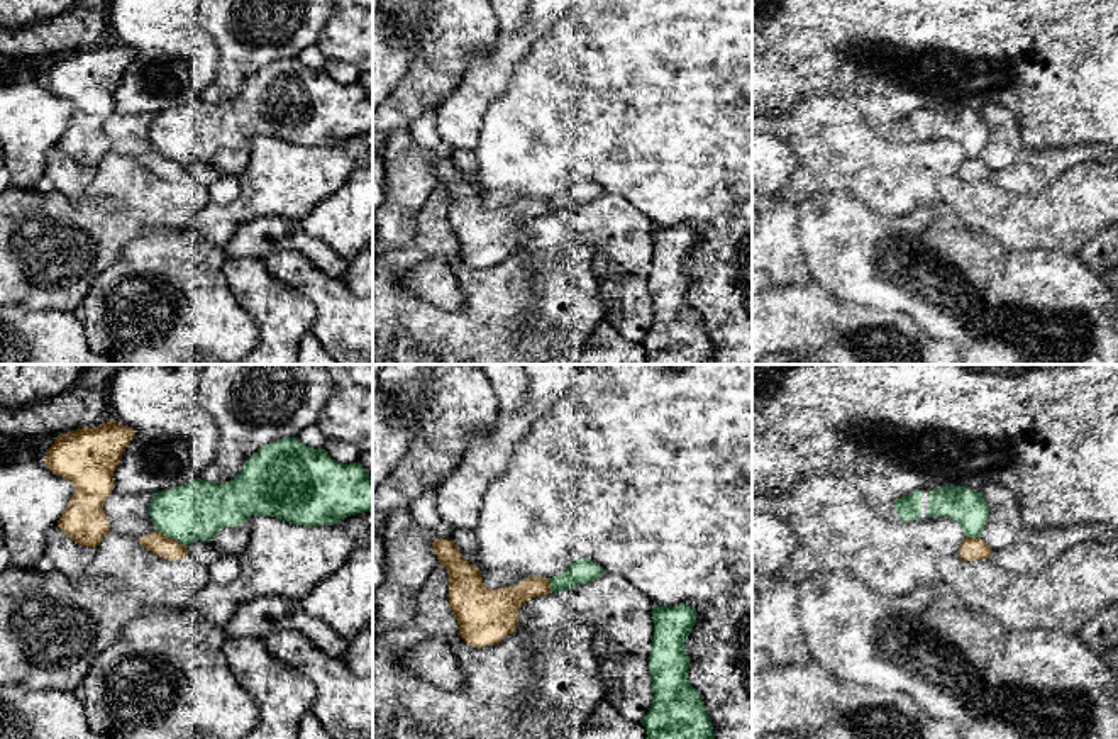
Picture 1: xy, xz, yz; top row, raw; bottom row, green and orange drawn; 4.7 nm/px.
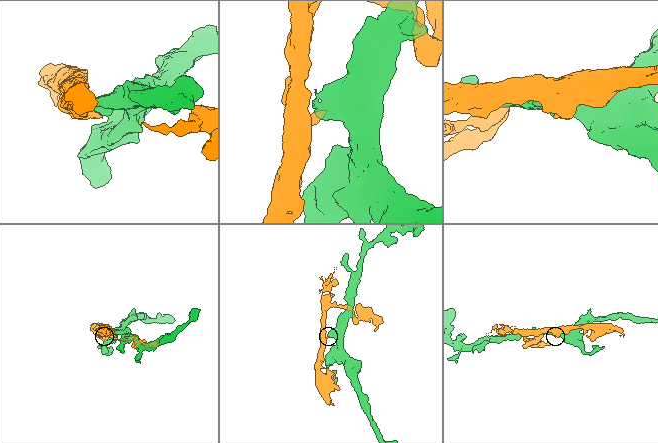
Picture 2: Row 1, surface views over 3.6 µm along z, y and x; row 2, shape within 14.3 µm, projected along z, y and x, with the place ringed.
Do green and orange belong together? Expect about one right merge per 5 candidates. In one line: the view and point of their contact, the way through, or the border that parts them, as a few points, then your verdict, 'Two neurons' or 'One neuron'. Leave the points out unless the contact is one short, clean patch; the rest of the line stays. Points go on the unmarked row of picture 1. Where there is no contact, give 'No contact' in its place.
Touches green at xy (171, 158). Two neurons

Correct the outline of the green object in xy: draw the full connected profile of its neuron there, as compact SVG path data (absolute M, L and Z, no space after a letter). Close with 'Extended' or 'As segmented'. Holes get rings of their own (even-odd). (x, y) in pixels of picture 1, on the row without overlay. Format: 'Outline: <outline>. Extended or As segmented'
Outline: M298 58L276 59L247 78L230 102L215 105L196 98L158 112L151 119L151 141L158 153L188 166L210 163L224 147L244 144L252 136L271 136L305 147L329 146L373 129L373 98L363 85L340 85L325 69L313 69Z. As segmented

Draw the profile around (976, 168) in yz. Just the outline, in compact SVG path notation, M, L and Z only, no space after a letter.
M966 158L957 171L964 181L986 180L991 173L993 169L981 158Z

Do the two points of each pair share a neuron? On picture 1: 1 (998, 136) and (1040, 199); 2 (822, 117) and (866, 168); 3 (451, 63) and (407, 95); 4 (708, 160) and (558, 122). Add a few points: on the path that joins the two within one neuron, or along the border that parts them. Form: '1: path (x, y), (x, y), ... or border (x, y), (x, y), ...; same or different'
1: border (1023, 148), (1008, 166), (993, 172); different
2: path (827, 129), (854, 156); same
3: path (441, 68), (417, 92); same
4: path (671, 122), (595, 122); same

